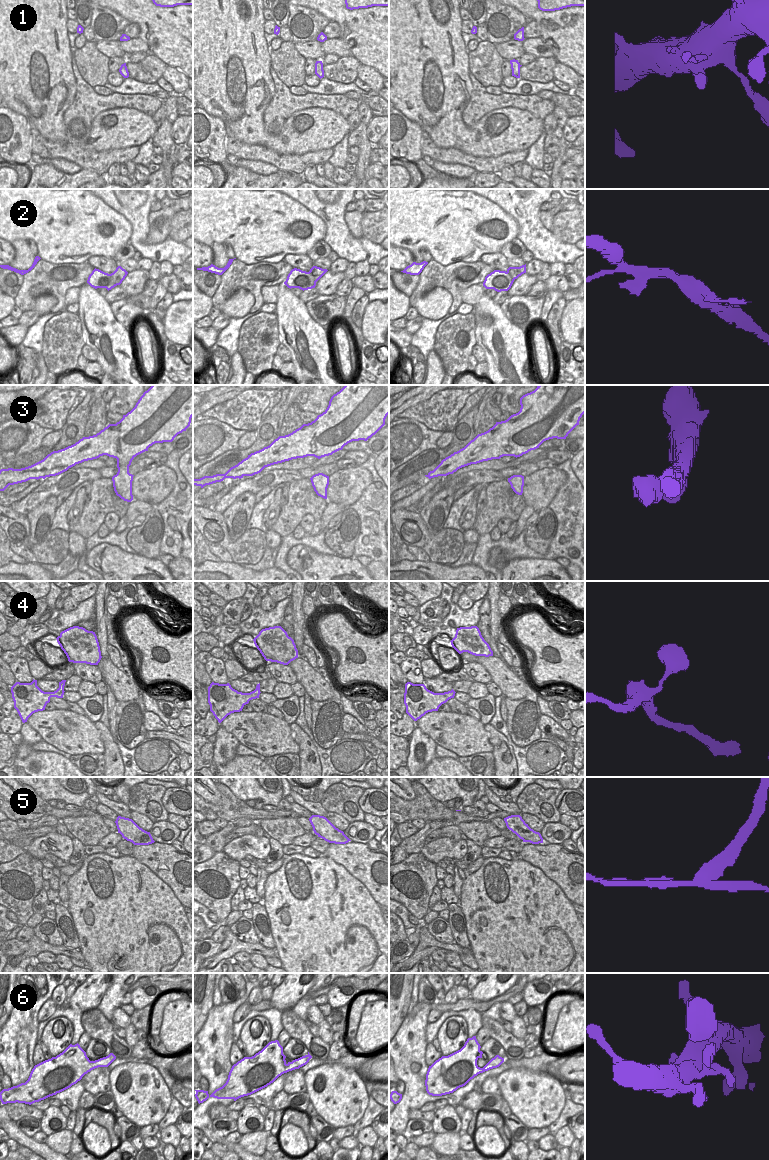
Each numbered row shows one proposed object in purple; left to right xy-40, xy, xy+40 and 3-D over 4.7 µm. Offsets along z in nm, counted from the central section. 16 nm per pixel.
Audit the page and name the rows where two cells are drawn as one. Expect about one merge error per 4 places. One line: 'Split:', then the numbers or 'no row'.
Split: 2, 5

